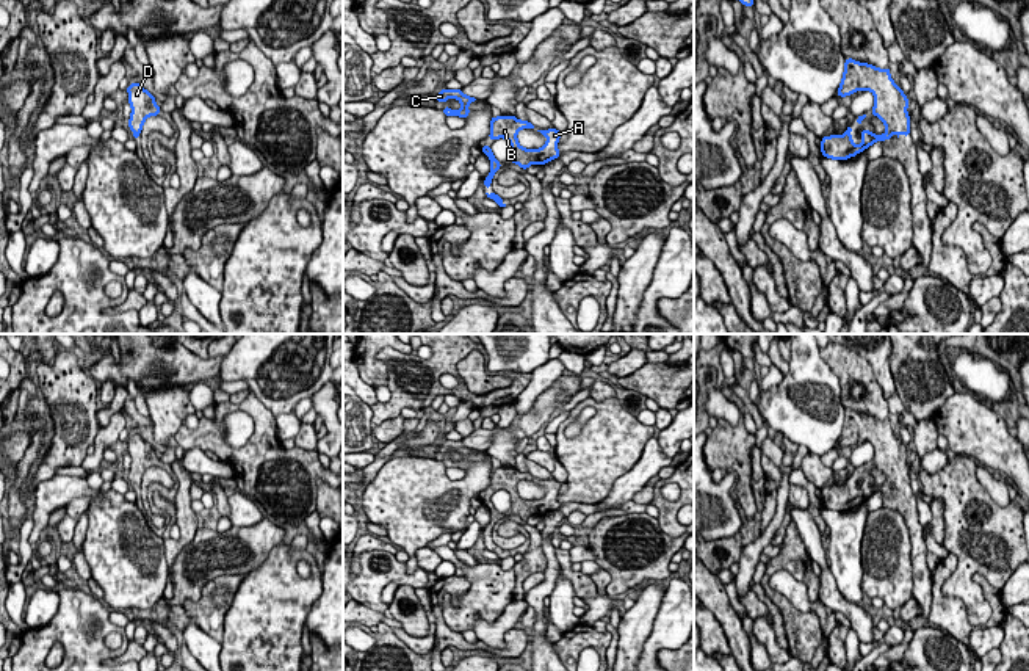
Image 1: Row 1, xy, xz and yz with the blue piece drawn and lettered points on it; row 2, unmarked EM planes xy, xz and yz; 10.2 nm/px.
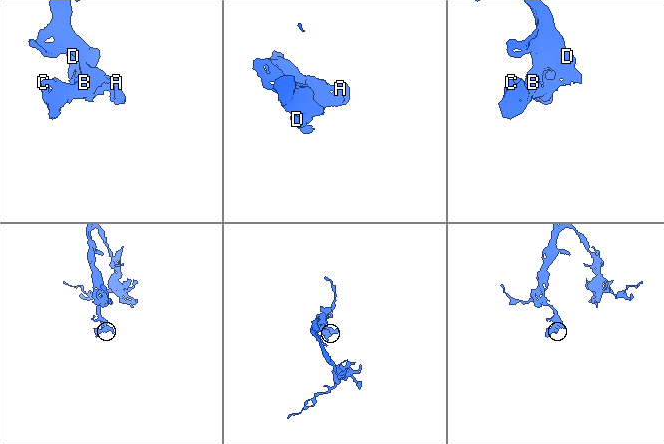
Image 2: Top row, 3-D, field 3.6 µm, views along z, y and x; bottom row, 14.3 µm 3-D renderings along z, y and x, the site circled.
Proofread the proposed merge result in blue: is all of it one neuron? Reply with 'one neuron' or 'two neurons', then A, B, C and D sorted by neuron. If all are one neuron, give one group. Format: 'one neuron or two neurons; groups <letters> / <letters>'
one neuron; groups A B C D

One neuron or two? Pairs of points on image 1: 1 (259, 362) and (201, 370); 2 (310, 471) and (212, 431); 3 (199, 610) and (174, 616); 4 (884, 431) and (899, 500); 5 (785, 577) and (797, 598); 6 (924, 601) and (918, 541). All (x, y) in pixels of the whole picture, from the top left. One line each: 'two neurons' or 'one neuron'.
1: two neurons
2: one neuron
3: two neurons
4: one neuron
5: one neuron
6: one neuron

